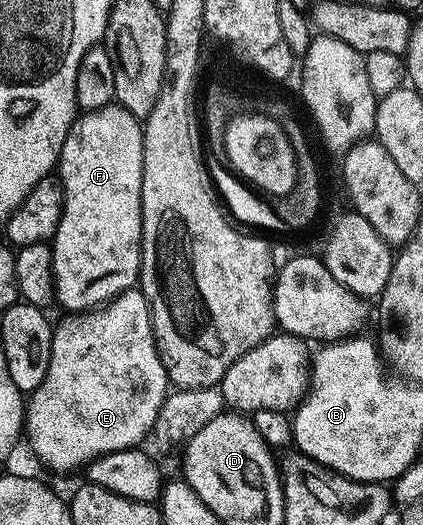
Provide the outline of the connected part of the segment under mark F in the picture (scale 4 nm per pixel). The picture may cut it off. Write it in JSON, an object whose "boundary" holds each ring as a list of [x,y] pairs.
{"boundary":[[[118,104],[80,113],[59,153],[57,173],[63,180],[63,215],[51,246],[55,294],[64,311],[82,312],[110,302],[115,295],[134,287],[139,281],[139,261],[143,251],[143,128],[140,119]]]}

